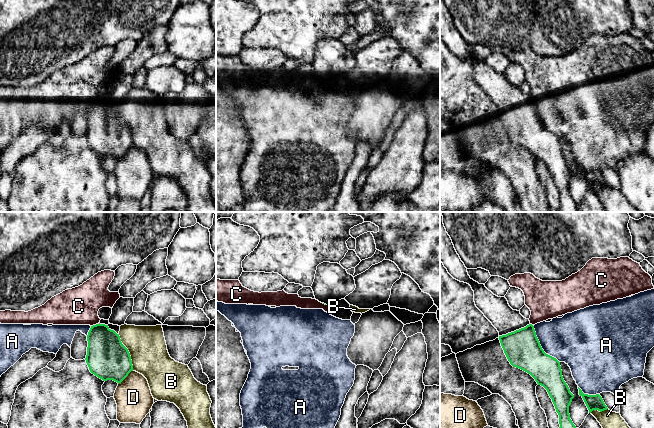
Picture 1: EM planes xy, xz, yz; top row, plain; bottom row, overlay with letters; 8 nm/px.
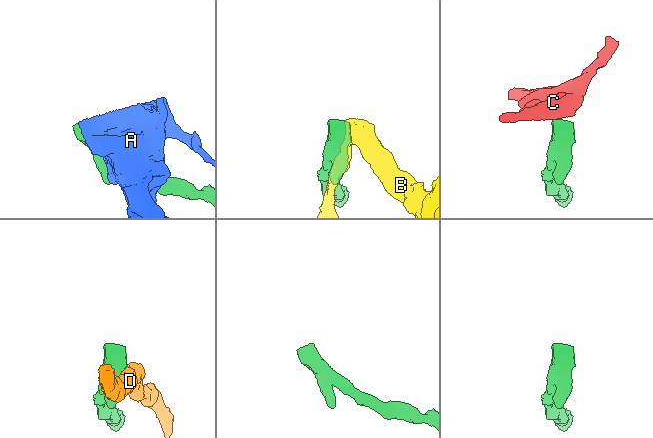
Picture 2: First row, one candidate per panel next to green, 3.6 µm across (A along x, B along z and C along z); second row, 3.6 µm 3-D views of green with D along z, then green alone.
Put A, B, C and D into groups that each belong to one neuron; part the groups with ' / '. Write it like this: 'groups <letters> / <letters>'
groups A C / B / D

